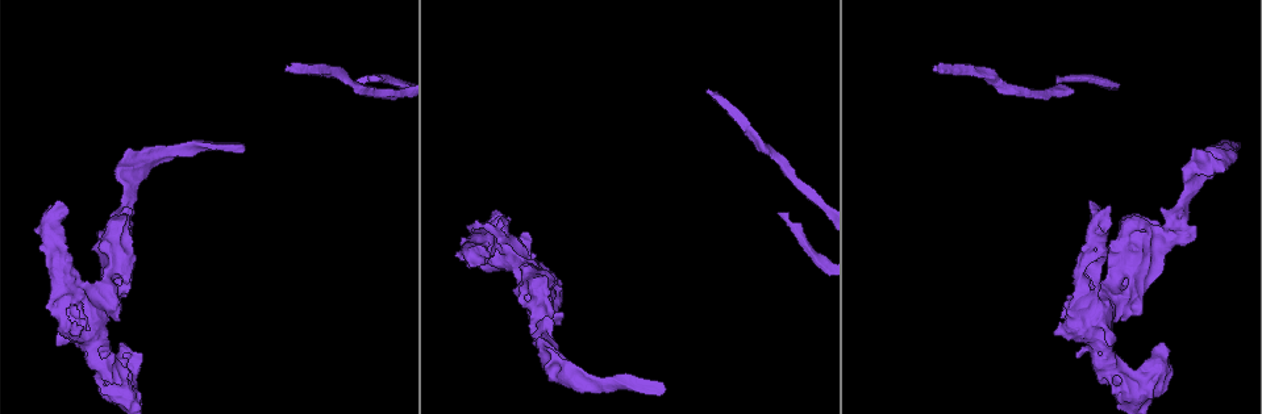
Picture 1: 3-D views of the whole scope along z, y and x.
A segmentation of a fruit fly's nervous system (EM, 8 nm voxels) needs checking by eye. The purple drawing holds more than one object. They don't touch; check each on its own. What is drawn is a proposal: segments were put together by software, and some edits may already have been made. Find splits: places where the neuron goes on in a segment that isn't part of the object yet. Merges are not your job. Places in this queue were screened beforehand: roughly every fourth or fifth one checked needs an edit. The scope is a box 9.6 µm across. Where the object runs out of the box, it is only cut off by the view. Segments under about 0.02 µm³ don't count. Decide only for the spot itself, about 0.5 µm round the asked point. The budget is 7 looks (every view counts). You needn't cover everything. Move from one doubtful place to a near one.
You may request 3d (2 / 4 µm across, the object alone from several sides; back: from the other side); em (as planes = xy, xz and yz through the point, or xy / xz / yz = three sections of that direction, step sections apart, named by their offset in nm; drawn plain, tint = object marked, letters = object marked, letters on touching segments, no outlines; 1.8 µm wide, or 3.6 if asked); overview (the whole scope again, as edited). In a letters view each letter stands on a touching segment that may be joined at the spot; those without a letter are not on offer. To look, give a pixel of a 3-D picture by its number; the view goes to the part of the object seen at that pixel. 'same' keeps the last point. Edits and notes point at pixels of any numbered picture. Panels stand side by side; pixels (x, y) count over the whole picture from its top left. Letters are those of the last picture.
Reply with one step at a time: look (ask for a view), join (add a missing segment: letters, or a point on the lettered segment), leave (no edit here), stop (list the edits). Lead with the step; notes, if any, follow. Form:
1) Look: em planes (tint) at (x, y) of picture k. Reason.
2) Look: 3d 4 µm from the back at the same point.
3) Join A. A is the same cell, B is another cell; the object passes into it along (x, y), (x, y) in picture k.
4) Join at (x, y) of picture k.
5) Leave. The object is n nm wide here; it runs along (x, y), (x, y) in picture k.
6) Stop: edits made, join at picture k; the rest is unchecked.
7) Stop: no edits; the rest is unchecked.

Look: em xy step 8 (tint) at (129, 348) of picture 1. Touches itself.

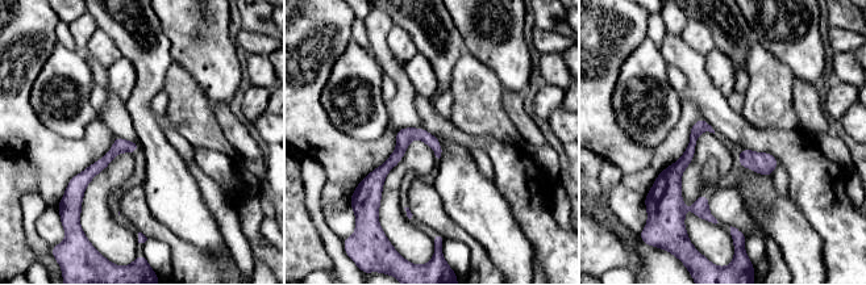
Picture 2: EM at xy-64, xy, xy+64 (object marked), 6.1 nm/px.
Look: em planes (letters) at the same point.

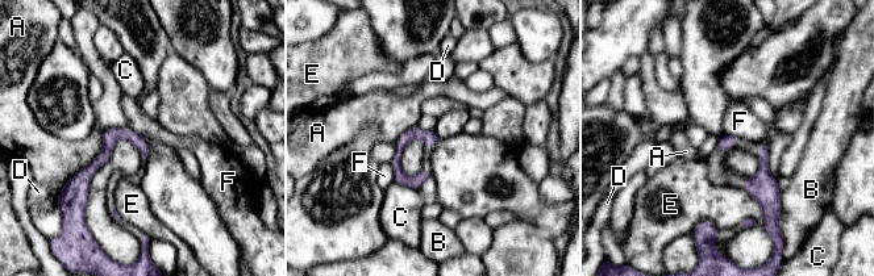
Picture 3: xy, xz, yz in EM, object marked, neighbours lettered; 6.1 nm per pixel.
Leave. The object is 90 nm wide here; A, B, C, D, E and F are other cells; none of them fits.

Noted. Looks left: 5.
Look: em xy step 16 (tint) at (477, 244) of picture 1.

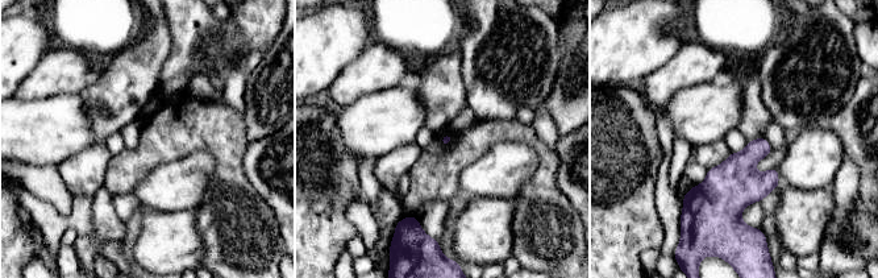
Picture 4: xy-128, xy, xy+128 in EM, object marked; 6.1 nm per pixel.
Look: em planes (letters) at the same point. Cut it another way.

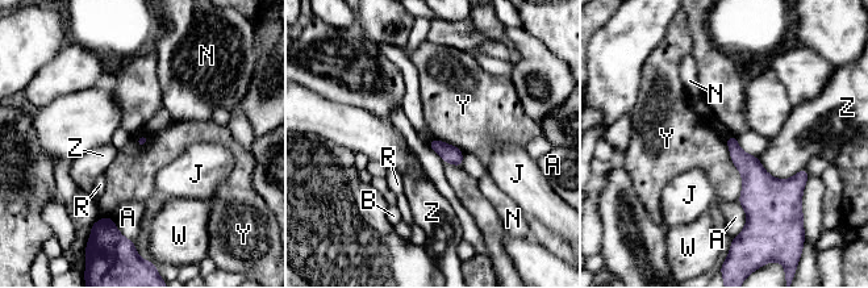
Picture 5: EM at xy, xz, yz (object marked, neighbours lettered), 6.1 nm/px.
Leave. A, B, J, N, R, W, Y and Z are other cells; a border runs along (738, 200), (746, 216), (742, 232) in picture 5; no lettered segment goes on from it.

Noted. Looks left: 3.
Look: em planes (letters) at (244, 149) of picture 1. End of a long branch.

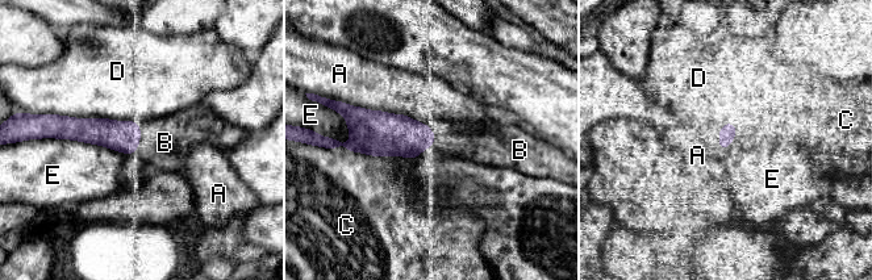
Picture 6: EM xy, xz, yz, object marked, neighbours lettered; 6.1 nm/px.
Join B. B is the same cell, A, C, D and E are other cells; the neuron continues.

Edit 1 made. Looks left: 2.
Stop: edits made, join at picture 6; the rest is unchecked.

